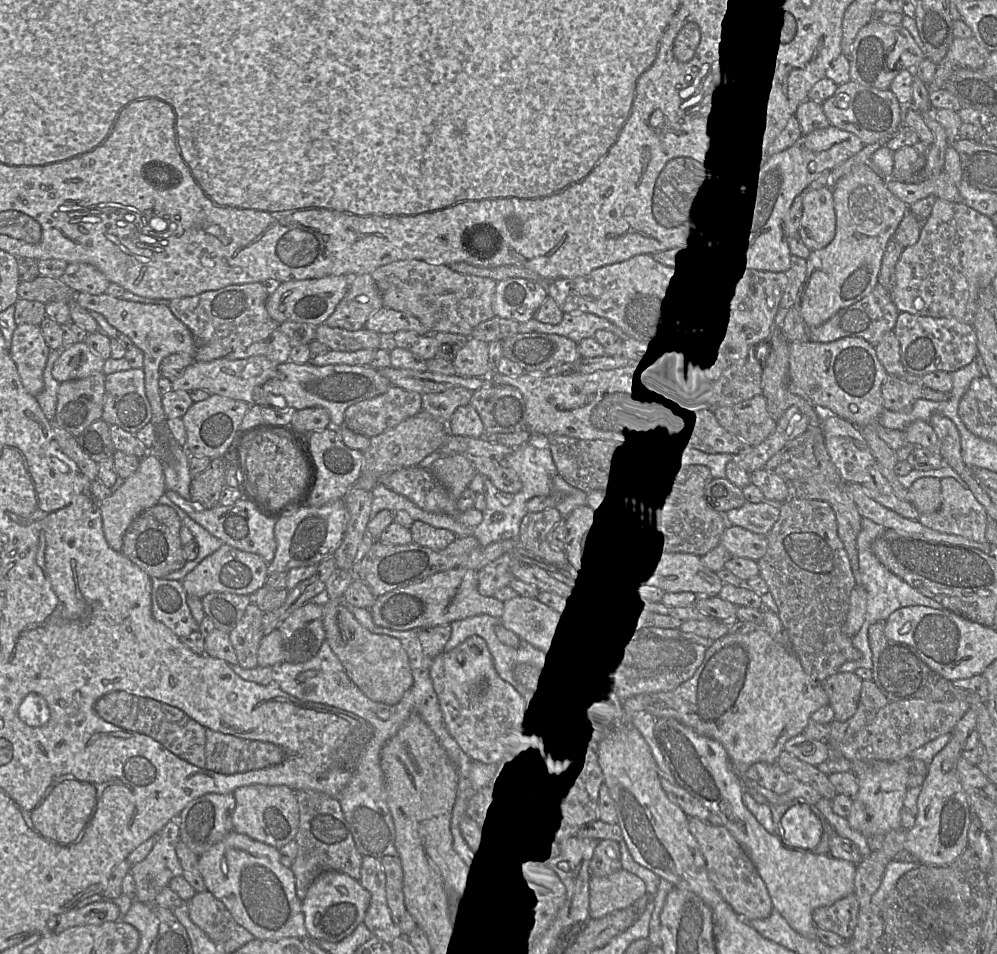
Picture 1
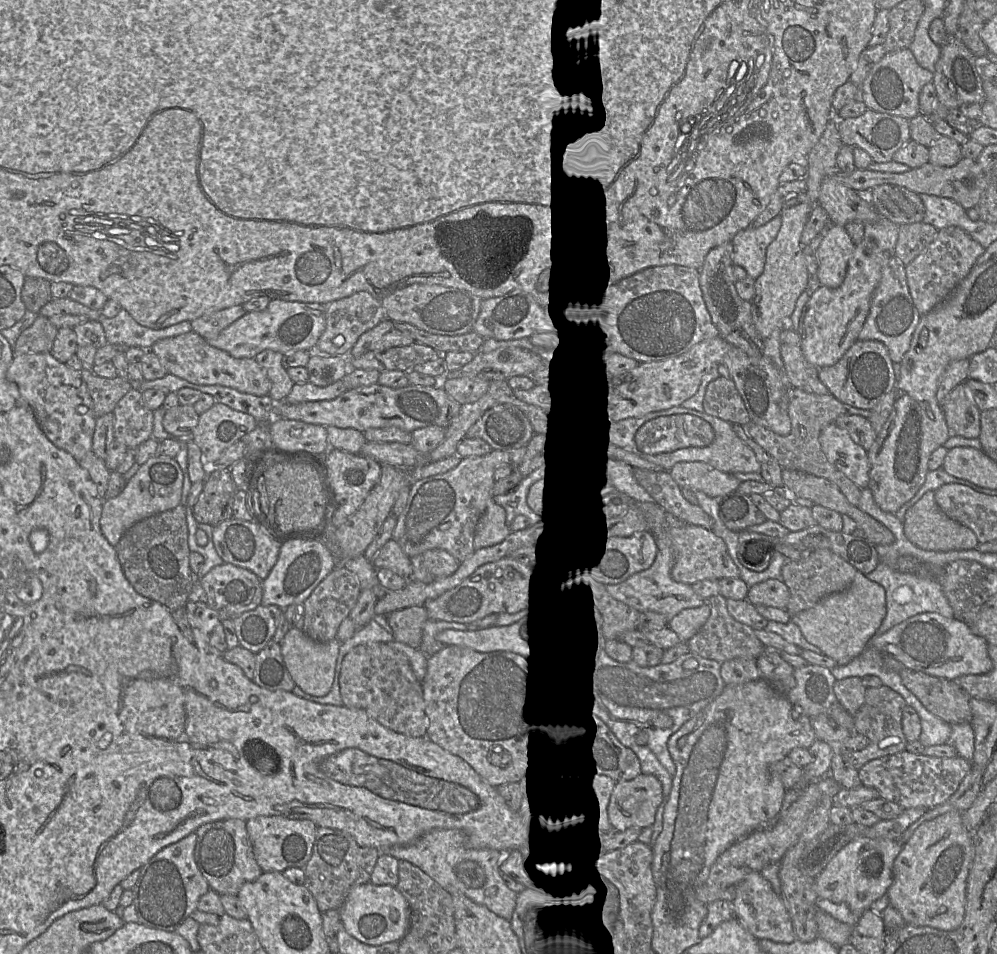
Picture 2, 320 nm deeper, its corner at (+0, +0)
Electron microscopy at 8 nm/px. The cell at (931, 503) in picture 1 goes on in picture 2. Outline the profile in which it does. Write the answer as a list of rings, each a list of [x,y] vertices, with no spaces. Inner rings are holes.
[[[927,491],[905,513],[904,532],[906,537],[923,550],[952,551],[977,548],[979,542],[975,533],[963,524],[949,518],[942,512],[935,500],[935,491]]]

